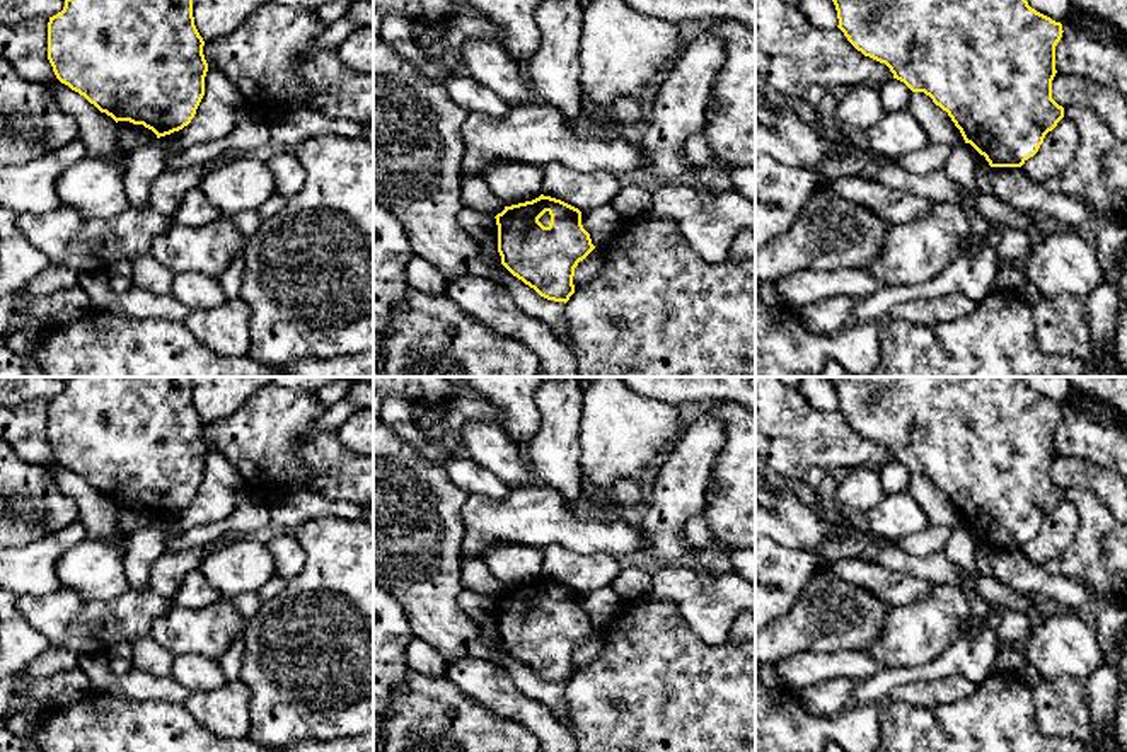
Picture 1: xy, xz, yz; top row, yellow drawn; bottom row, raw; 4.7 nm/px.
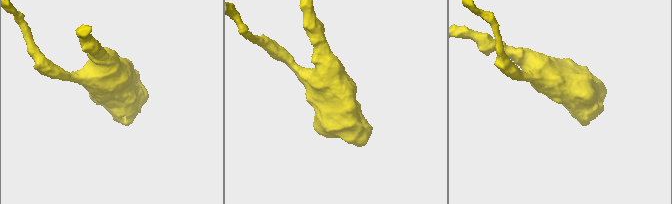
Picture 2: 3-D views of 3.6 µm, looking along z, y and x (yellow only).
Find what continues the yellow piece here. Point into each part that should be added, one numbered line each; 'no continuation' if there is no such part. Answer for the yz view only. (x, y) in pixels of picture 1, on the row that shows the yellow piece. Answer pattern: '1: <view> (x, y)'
no continuation

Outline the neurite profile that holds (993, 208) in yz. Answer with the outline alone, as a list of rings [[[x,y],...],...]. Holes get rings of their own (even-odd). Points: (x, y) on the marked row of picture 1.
[[[977,191],[972,198],[975,210],[991,223],[1001,223],[1004,227],[1020,228],[1020,230],[1032,230],[1038,228],[1043,234],[1054,230],[1050,225],[1045,225],[1035,220],[1028,213],[1016,211],[1011,205],[997,198],[992,191],[982,193]]]

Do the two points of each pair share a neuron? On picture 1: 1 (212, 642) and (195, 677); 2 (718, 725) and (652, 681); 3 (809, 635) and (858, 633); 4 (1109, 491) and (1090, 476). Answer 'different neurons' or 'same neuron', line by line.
1: different neurons
2: same neuron
3: same neuron
4: same neuron

